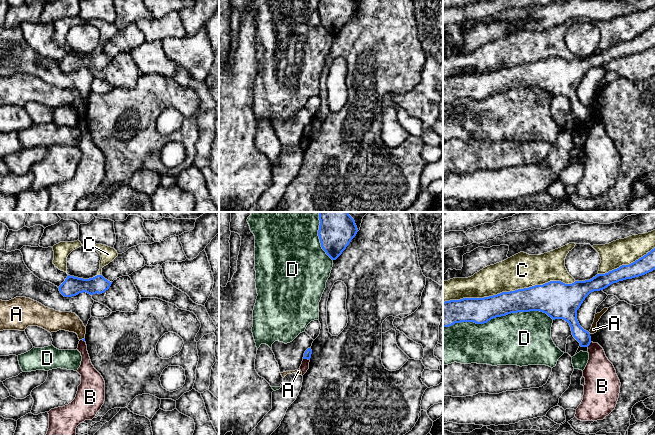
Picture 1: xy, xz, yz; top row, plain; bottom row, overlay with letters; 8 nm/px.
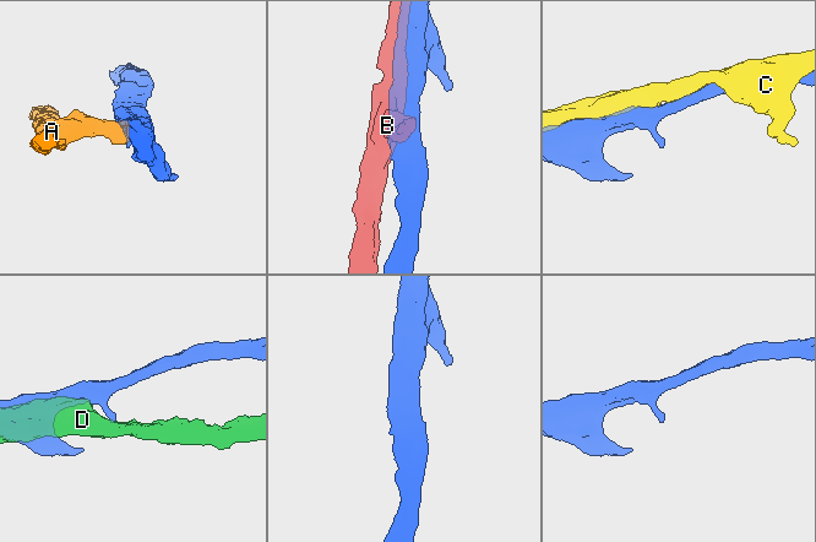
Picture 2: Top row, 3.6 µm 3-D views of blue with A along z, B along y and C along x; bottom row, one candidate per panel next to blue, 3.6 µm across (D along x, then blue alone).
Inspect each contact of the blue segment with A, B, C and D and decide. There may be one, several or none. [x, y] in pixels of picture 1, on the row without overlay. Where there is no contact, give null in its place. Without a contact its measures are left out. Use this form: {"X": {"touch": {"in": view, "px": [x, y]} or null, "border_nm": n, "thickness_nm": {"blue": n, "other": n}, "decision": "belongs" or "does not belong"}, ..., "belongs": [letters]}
{"A": {"touch": {"in": "xy", "px": [82, 115]}, "border_nm": 40, "thickness_nm": {"blue": 20, "other": 160}, "decision": "does not belong"}, "B": {"touch": {"in": "xz", "px": [306, 134]}, "border_nm": 60, "thickness_nm": {"blue": 60, "other": 70}, "decision": "does not belong"}, "C": {"touch": {"in": "yz", "px": [510, 67]}, "border_nm": 1100, "thickness_nm": {"blue": 200, "other": 280}, "decision": "does not belong"}, "D": {"touch": {"in": "yz", "px": [498, 92]}, "border_nm": 900, "thickness_nm": {"blue": 200, "other": 420}, "decision": "does not belong"}, "belongs": []}

